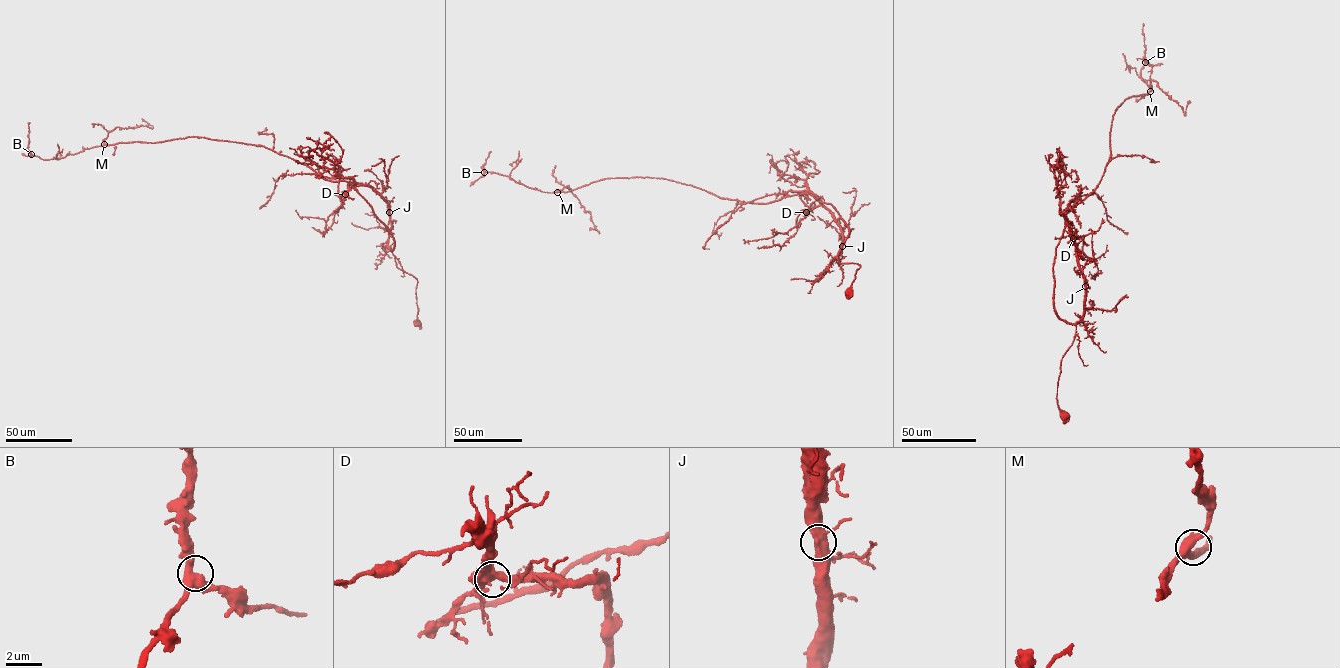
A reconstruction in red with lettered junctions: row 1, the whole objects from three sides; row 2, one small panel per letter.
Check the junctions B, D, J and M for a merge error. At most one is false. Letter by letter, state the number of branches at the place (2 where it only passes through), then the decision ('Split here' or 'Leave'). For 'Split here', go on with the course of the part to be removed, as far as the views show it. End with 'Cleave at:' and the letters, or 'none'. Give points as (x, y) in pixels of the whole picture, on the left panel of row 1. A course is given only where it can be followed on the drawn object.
B: Branches: 3. Leave
D: Branches: 3. Leave
J: Branches: 3. Leave
M: Branches: 3. Leave
Cleave at: none

